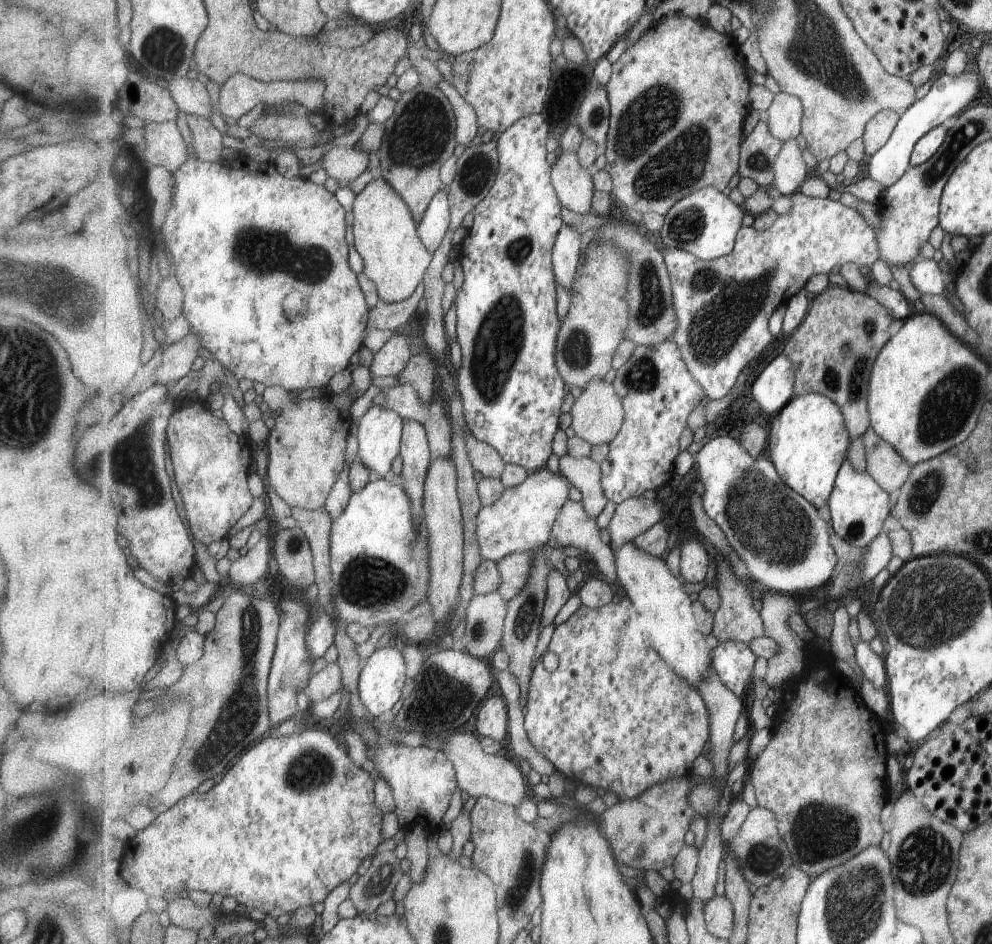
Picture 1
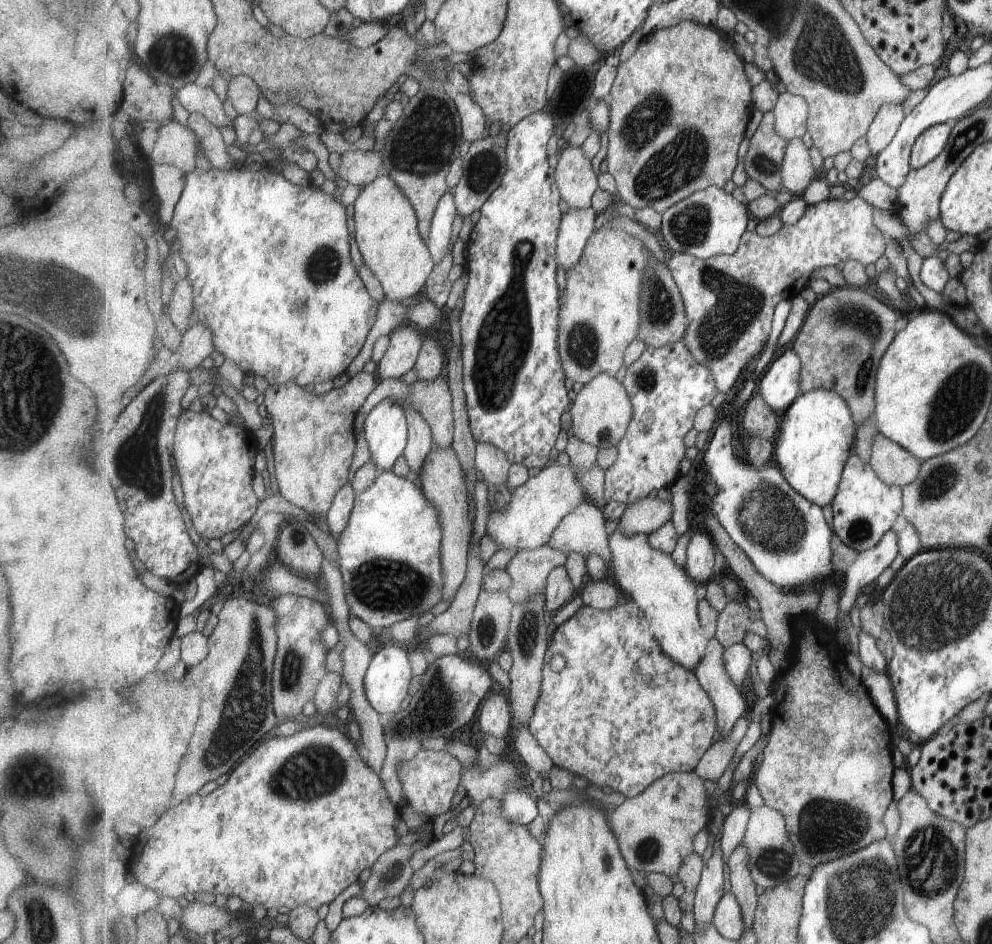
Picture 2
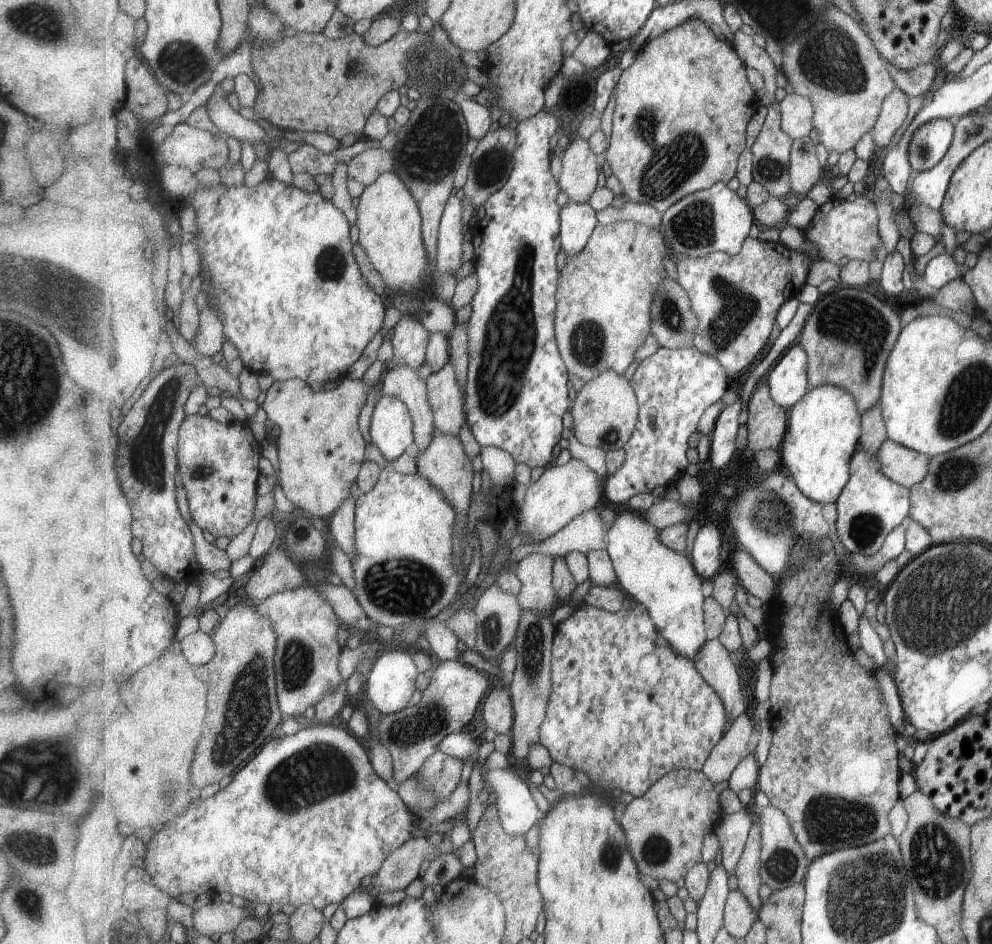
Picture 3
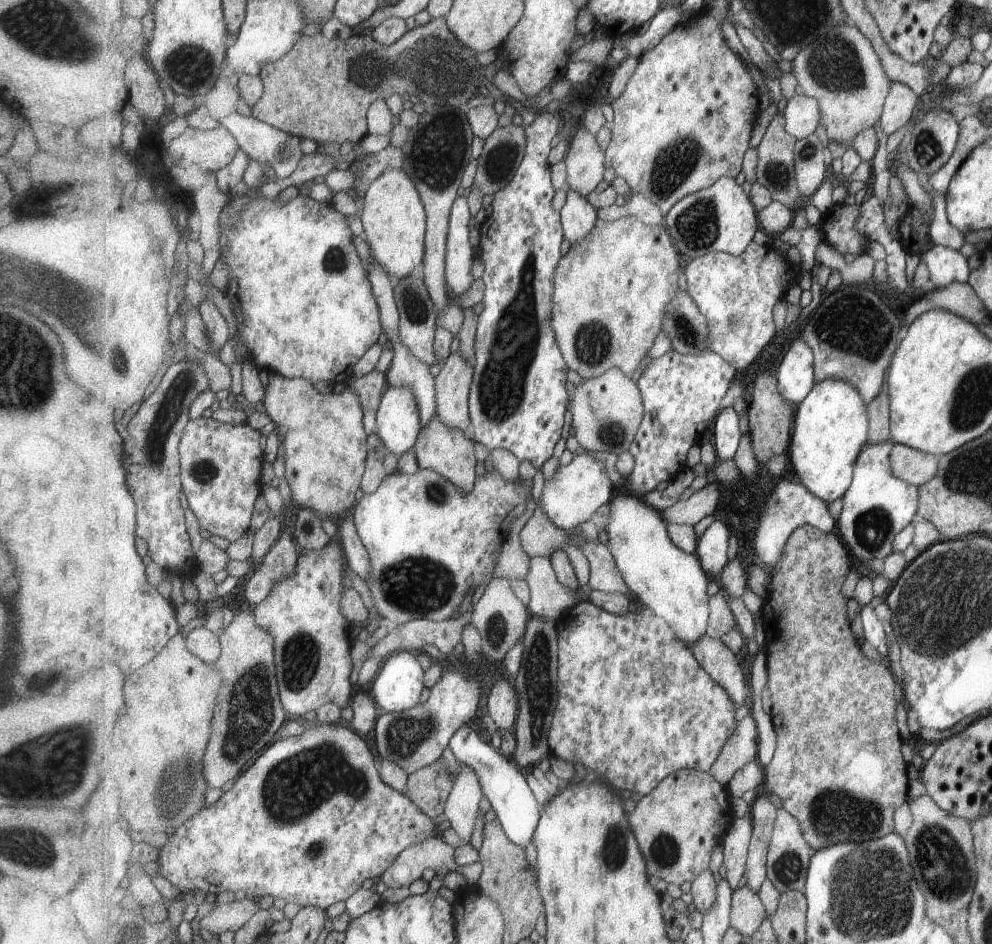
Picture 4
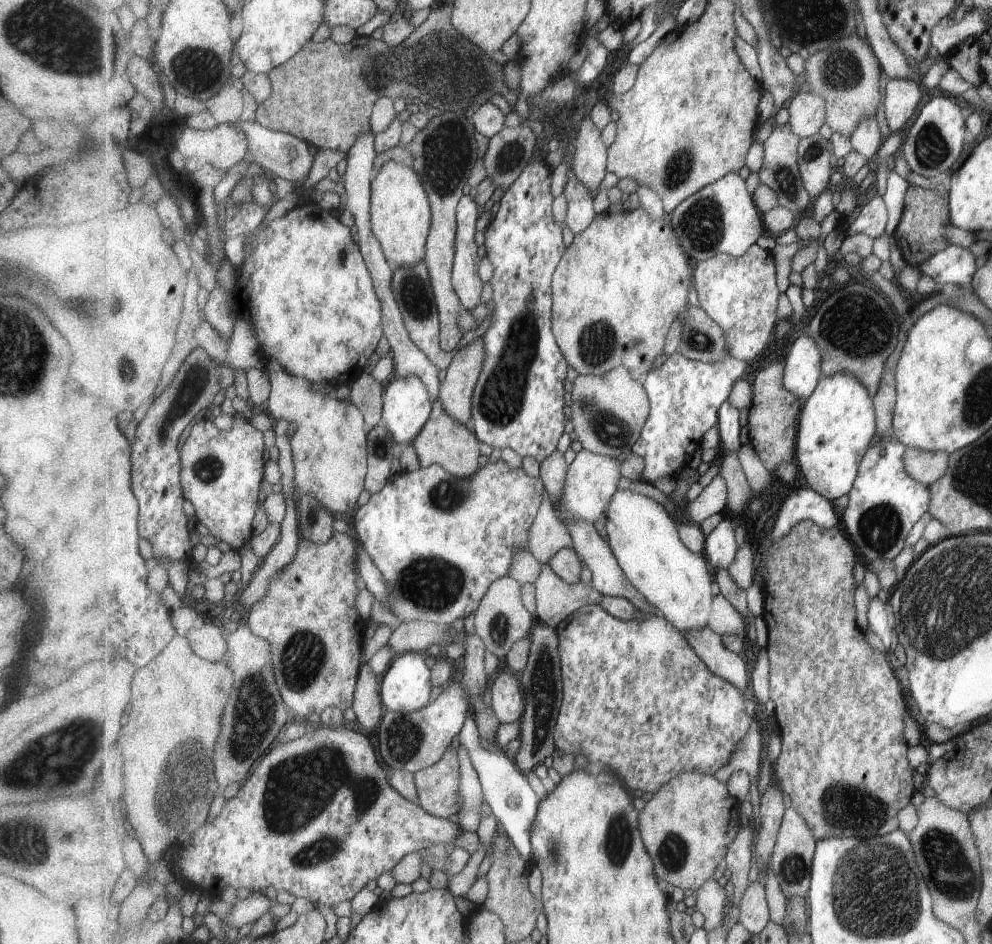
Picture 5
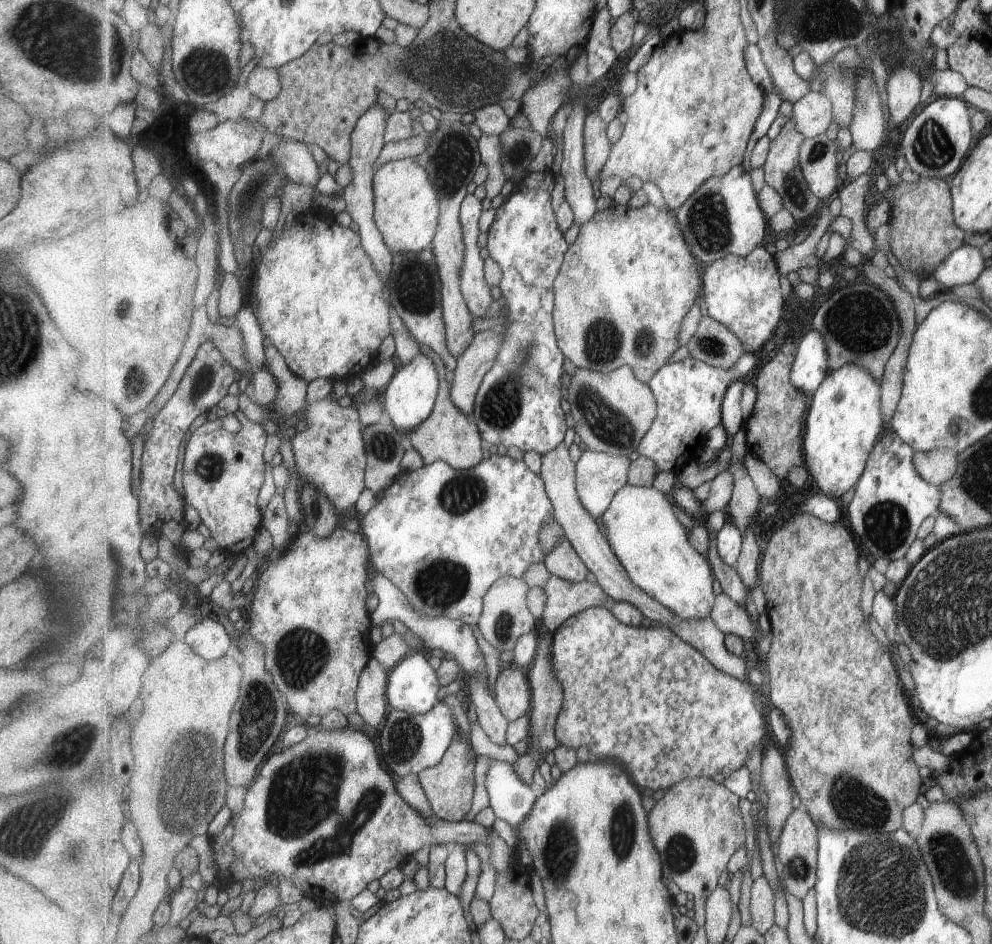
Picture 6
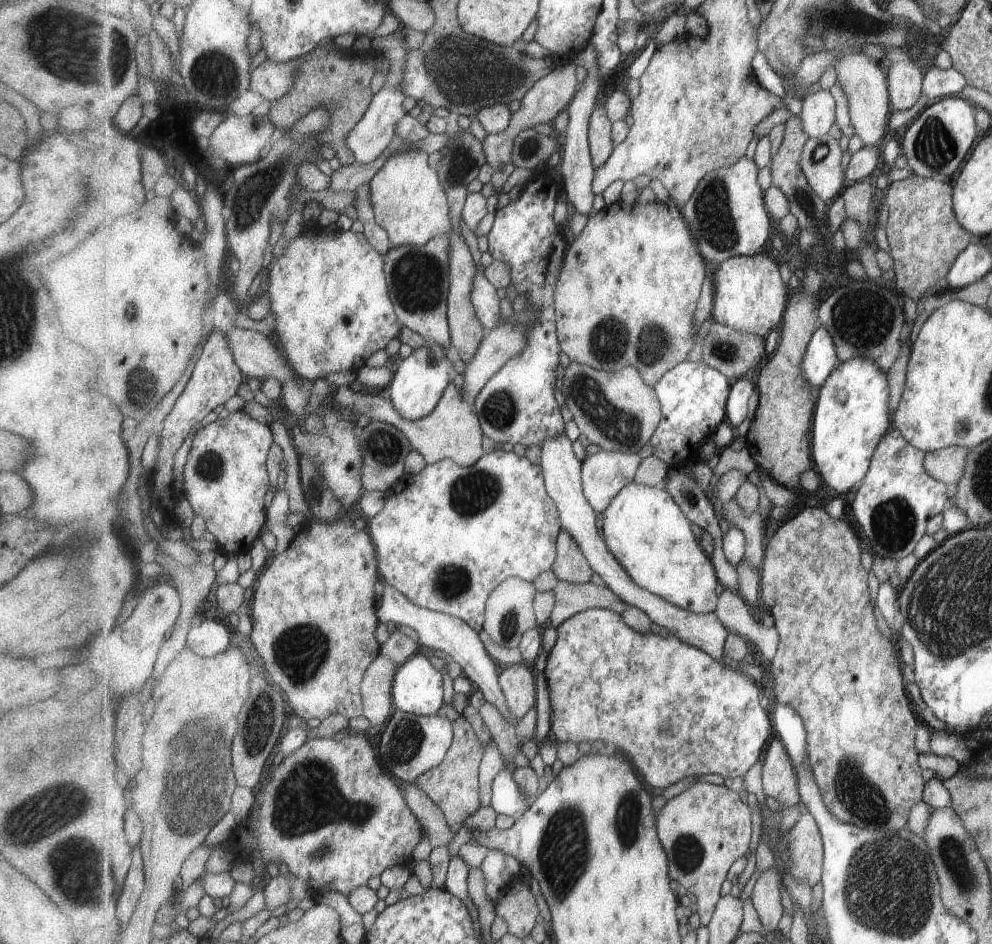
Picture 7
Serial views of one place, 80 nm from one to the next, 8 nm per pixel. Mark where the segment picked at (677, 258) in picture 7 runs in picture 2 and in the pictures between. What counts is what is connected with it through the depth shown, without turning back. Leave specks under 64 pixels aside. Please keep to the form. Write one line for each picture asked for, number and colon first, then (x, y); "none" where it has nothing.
2: (600, 317)
3: (604, 314)
4: (613, 288)
5: (622, 283)
6: (628, 280)

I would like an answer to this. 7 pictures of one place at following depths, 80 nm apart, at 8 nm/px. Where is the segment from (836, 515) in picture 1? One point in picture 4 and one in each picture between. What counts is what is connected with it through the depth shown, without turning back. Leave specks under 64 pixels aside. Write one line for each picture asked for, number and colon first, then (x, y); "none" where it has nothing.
2: (865, 508)
3: (872, 505)
4: (876, 508)

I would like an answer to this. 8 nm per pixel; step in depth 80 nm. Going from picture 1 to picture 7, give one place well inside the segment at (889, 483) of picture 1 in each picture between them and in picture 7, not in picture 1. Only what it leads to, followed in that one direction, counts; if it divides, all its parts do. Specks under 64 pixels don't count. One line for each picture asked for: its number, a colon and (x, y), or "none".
2: (894, 464)
3: (908, 467)
4: (915, 467)
5: (924, 467)
6: (936, 466)
7: (947, 465)

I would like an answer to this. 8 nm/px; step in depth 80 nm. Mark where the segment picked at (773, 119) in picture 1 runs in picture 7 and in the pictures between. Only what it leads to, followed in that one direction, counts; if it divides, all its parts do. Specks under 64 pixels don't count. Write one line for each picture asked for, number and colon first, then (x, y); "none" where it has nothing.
2: (792, 111)
3: (798, 112)
4: (802, 114)
5: (808, 113)
6: (813, 114)
7: (818, 110)

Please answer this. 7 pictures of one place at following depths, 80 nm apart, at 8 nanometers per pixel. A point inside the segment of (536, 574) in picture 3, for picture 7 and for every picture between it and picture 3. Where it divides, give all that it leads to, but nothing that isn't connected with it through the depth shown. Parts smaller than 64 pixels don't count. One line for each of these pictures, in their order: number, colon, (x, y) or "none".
4: (549, 598)
5: (556, 599)
6: (565, 599)
7: (571, 598)

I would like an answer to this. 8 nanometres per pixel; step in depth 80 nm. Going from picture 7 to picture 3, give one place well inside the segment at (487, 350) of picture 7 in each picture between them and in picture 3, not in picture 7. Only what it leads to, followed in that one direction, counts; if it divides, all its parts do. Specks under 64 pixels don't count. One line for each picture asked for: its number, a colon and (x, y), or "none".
3: (446, 396)
4: (454, 382)
5: (457, 390)
6: (471, 368)

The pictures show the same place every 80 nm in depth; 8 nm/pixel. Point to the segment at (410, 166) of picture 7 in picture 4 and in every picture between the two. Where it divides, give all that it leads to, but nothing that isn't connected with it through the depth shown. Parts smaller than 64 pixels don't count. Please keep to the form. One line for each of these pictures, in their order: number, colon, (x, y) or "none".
4: (395, 222)
5: (401, 208)
6: (407, 206)

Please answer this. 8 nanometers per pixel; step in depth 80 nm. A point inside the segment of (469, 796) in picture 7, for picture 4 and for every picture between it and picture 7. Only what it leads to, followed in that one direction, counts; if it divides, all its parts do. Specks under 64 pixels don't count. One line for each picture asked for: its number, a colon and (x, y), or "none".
4: (430, 787)
5: (438, 786)
6: (450, 786)

